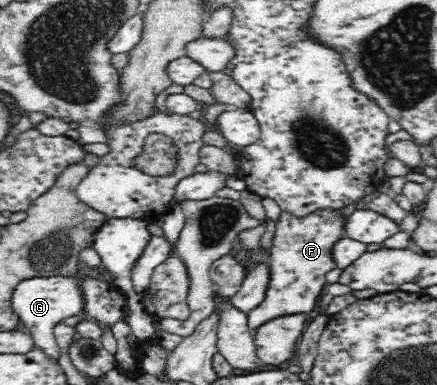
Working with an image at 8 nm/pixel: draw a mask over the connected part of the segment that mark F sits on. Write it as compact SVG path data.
M323 208L314 211L306 216L296 216L290 212L282 211L280 218L276 221L276 229L273 238L272 255L270 255L269 266L271 269L271 278L266 290L264 301L256 310L248 313L248 328L253 332L258 330L266 321L275 319L284 315L296 313L308 314L316 308L316 301L320 294L326 292L324 283L328 271L338 268L334 262L334 245L344 239L346 221L348 216L342 215L342 209L332 210L332 208Z

